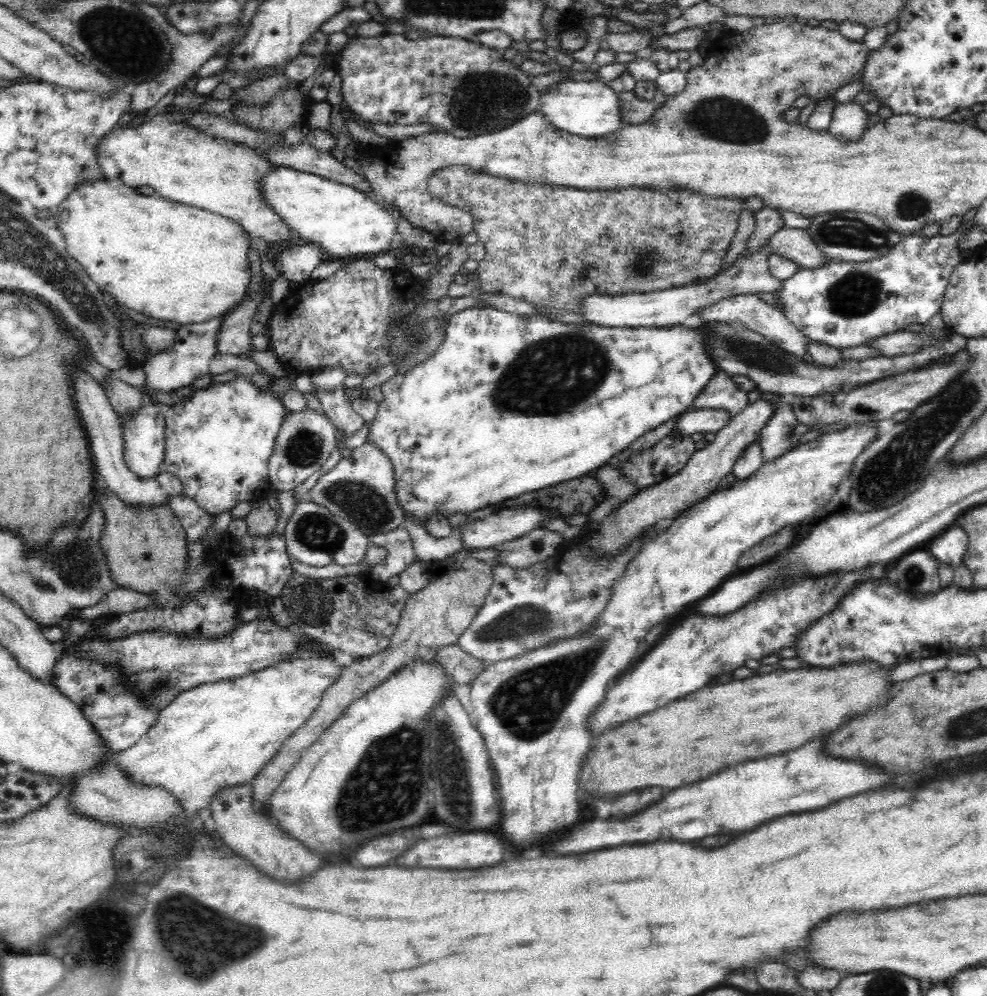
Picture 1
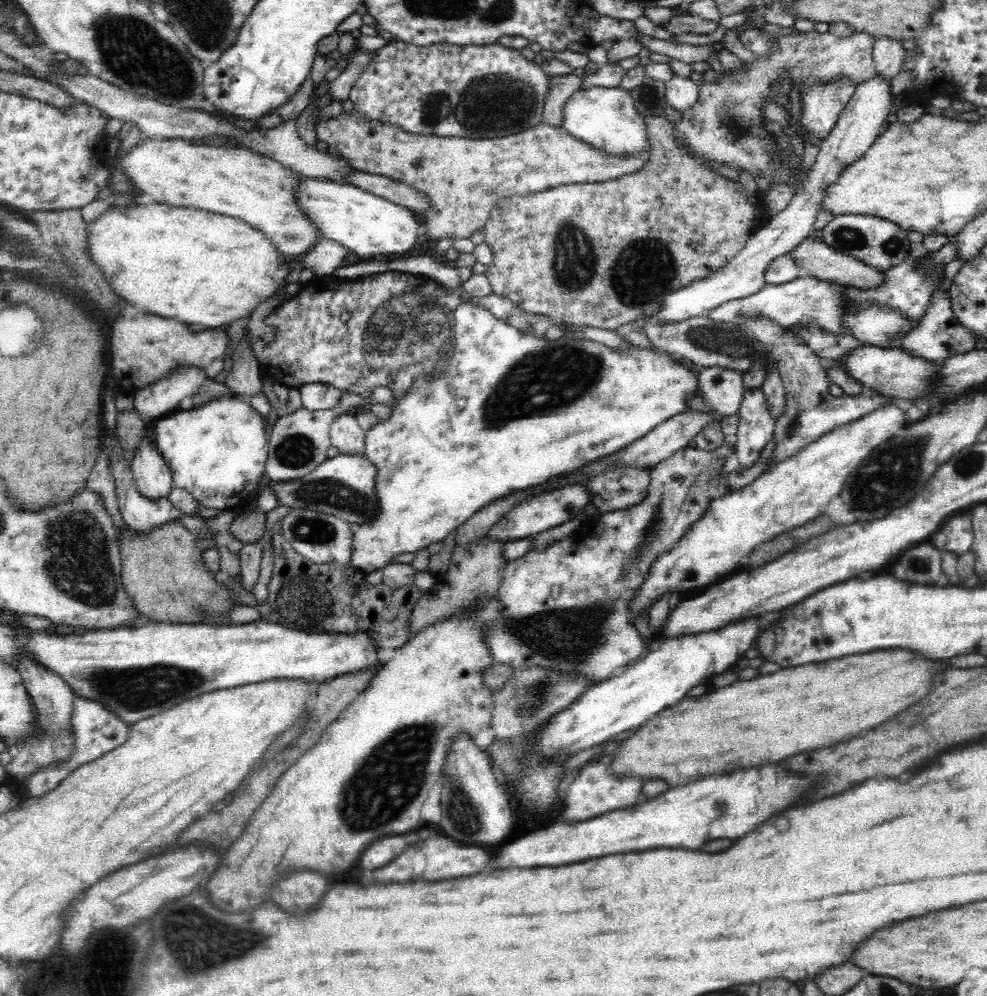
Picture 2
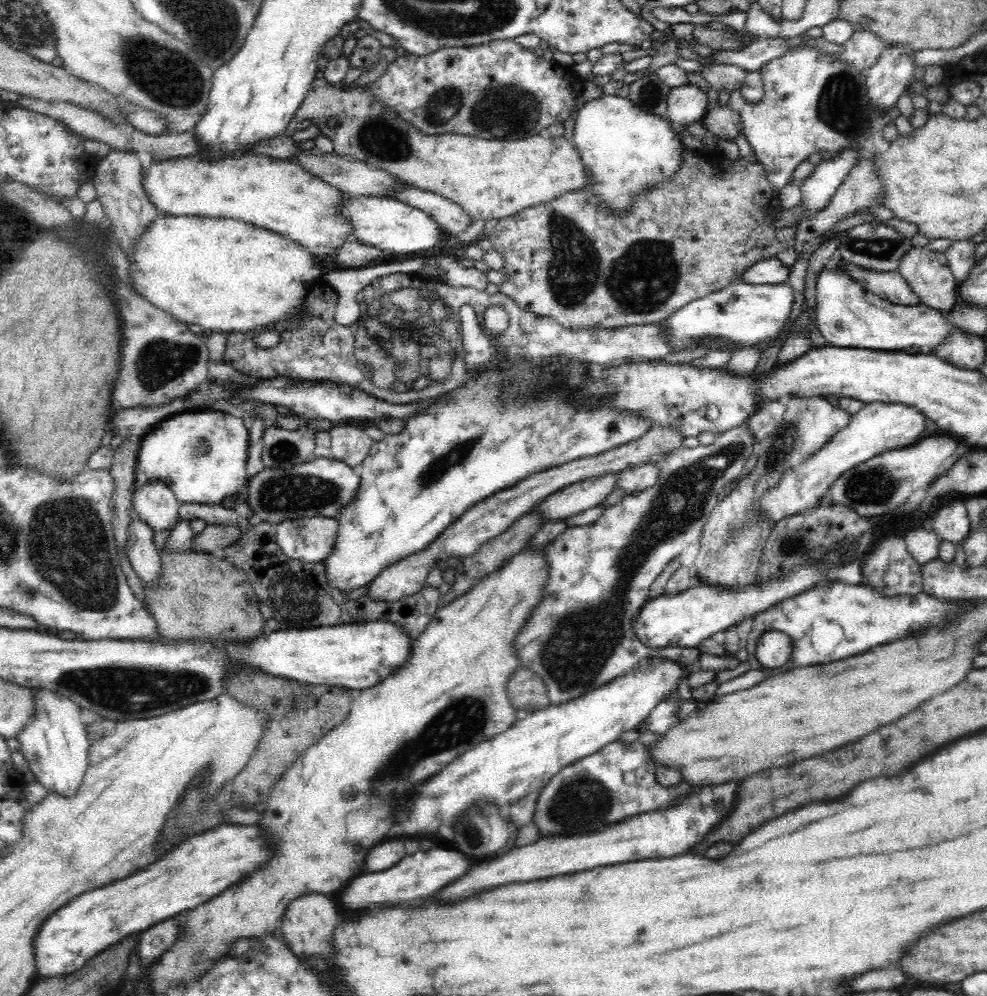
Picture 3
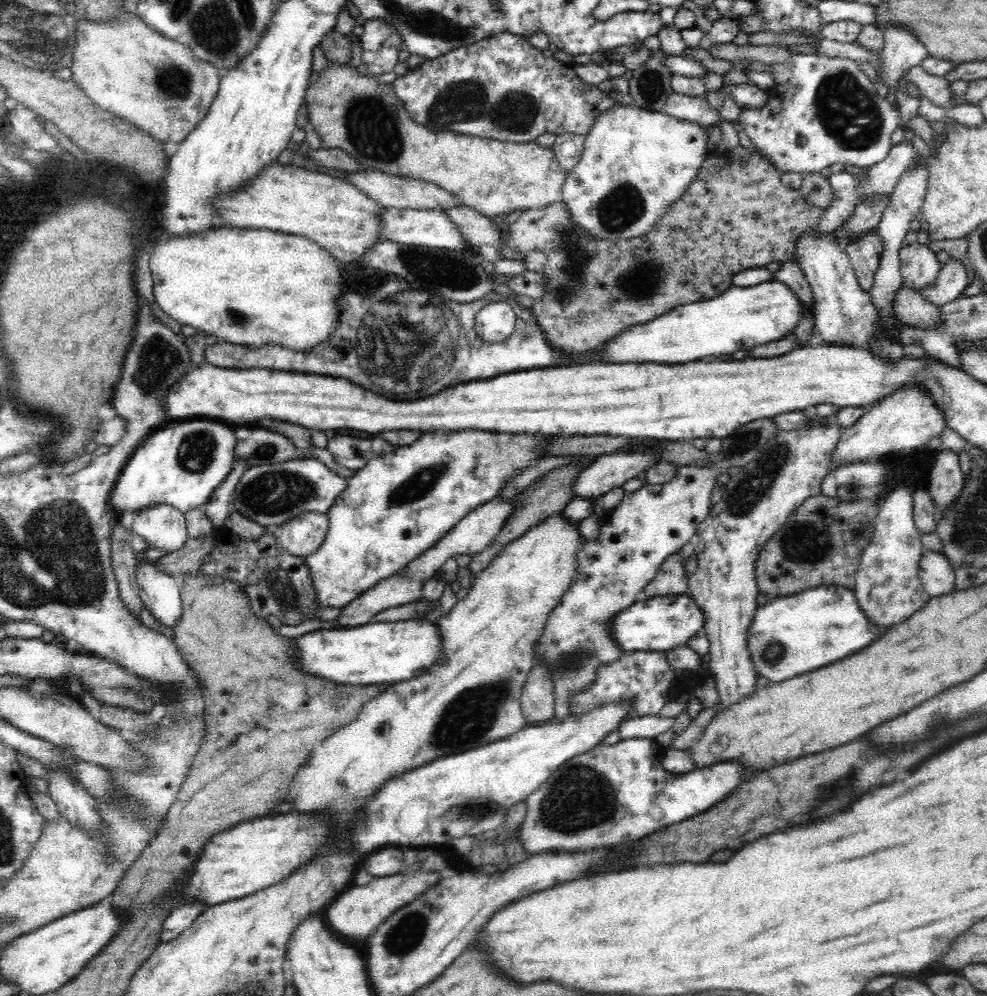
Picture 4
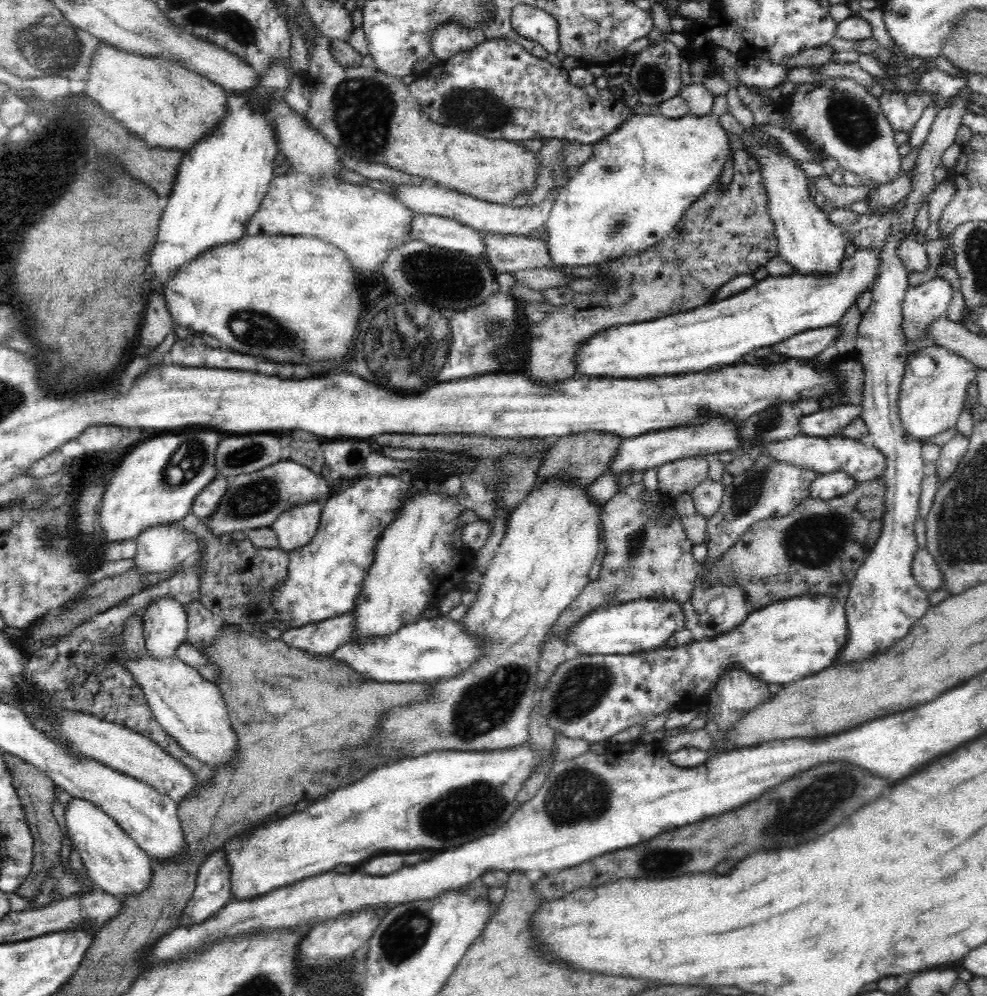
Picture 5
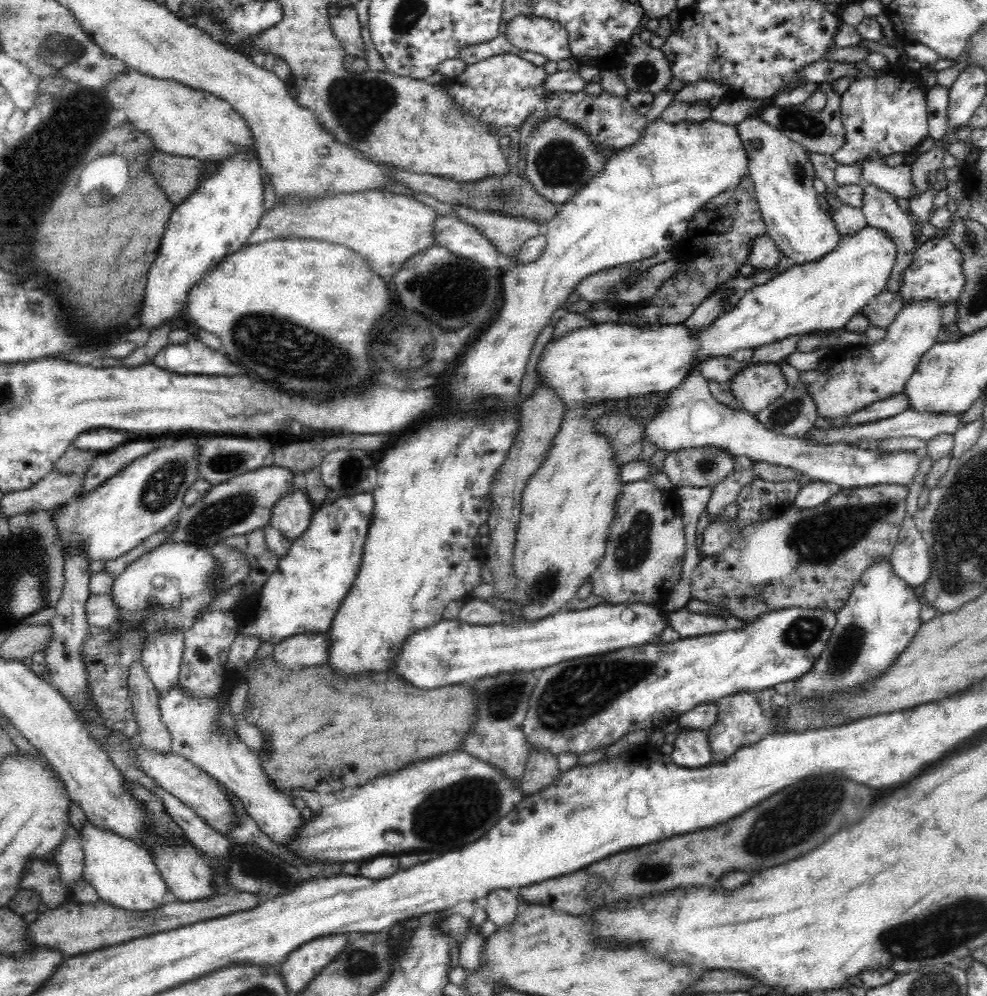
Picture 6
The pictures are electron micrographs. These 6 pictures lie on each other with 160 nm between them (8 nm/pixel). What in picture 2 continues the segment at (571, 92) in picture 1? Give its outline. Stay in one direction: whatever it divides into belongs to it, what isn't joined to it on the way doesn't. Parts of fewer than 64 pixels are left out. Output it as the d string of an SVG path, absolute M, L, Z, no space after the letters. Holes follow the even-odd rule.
M584 87L578 89L564 106L563 127L578 140L612 157L650 152L644 118L636 111L633 98L625 88Z

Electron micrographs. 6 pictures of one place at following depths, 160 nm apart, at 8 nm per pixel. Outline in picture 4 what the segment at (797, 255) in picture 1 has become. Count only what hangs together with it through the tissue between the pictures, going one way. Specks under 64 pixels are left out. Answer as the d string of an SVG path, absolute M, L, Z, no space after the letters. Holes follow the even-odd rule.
M900 287L895 296L894 311L900 325L909 326L913 330L936 330L942 325L940 307L927 302L920 293L908 287Z

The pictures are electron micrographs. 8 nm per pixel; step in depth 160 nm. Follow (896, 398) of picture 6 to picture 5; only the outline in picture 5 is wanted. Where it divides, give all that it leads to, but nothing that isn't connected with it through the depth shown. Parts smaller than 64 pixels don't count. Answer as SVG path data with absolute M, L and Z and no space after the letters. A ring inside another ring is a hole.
M838 405L803 415L799 420L801 433L812 437L838 437L842 429L863 413L862 405Z

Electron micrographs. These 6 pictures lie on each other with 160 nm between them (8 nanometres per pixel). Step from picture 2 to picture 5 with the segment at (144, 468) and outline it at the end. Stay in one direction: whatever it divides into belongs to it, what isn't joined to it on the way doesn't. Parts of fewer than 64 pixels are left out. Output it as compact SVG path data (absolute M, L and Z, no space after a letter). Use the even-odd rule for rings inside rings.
M181 521L146 529L139 534L135 543L136 552L132 558L134 559L132 569L136 573L140 573L140 575L161 572L174 574L182 570L184 561L191 560L197 556L200 549L200 543L198 543L195 534L184 529Z

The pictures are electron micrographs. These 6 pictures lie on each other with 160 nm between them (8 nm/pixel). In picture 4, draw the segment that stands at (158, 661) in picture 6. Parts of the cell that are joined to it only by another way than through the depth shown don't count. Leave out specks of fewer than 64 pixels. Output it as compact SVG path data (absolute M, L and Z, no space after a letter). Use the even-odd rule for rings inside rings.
M140 561L135 573L139 597L143 607L159 623L156 628L173 629L183 613L180 582L156 569L152 561Z

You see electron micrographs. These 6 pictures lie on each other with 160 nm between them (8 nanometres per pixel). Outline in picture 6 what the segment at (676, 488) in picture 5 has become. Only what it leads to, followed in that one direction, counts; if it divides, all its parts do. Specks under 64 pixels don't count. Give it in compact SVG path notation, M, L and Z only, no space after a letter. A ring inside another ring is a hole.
M720 447L680 448L668 453L662 471L673 488L696 486L714 488L734 472L735 457Z

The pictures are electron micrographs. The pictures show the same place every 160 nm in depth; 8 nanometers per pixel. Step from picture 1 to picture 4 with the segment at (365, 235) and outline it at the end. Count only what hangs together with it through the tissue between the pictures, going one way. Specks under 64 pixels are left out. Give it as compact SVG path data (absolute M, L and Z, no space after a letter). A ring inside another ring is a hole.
M387 207L382 213L381 236L383 240L391 240L398 244L408 244L422 247L436 247L438 249L464 250L468 248L468 240L461 233L457 224L441 210L412 210L393 209Z

